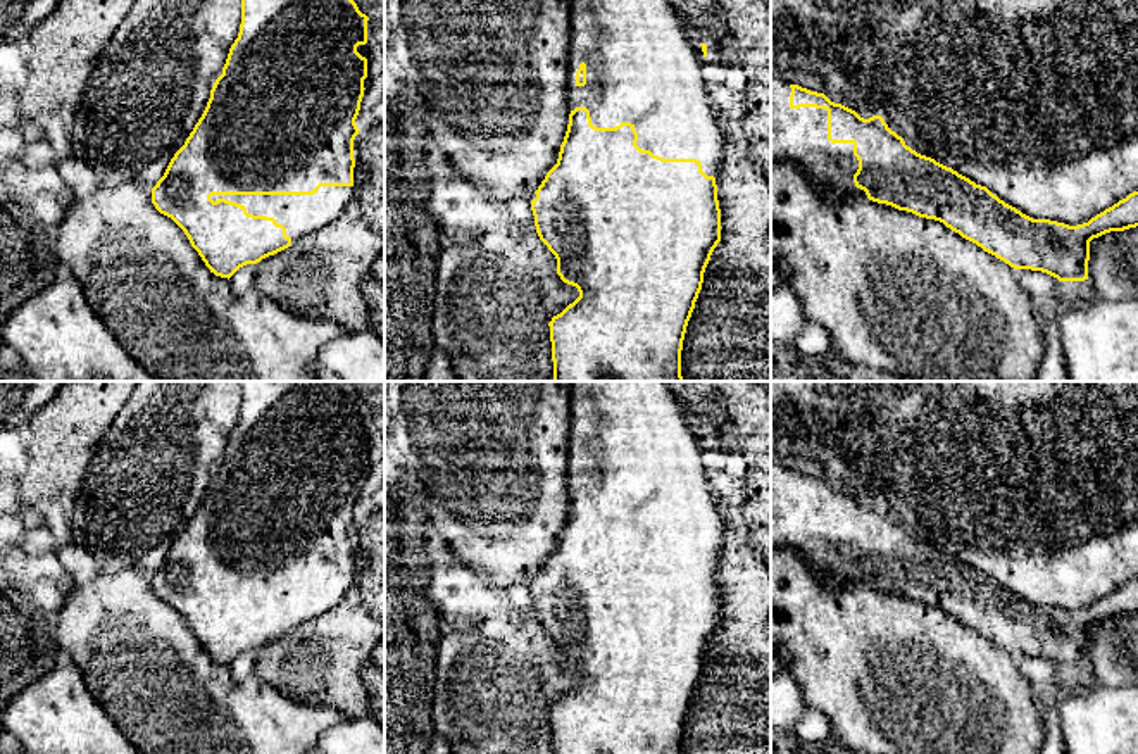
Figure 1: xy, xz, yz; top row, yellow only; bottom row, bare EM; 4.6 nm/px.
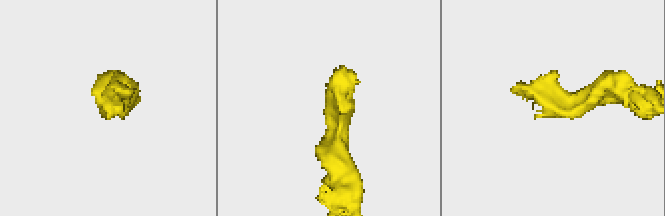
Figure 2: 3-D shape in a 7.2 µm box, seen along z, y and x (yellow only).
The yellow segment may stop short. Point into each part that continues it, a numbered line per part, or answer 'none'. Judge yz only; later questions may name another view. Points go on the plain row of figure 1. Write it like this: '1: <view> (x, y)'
1: yz (799, 521)

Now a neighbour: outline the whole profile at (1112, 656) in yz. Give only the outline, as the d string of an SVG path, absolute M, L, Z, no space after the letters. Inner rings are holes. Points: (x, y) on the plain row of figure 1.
M1138 613L1090 628L1088 668L1104 687L1138 685Z

